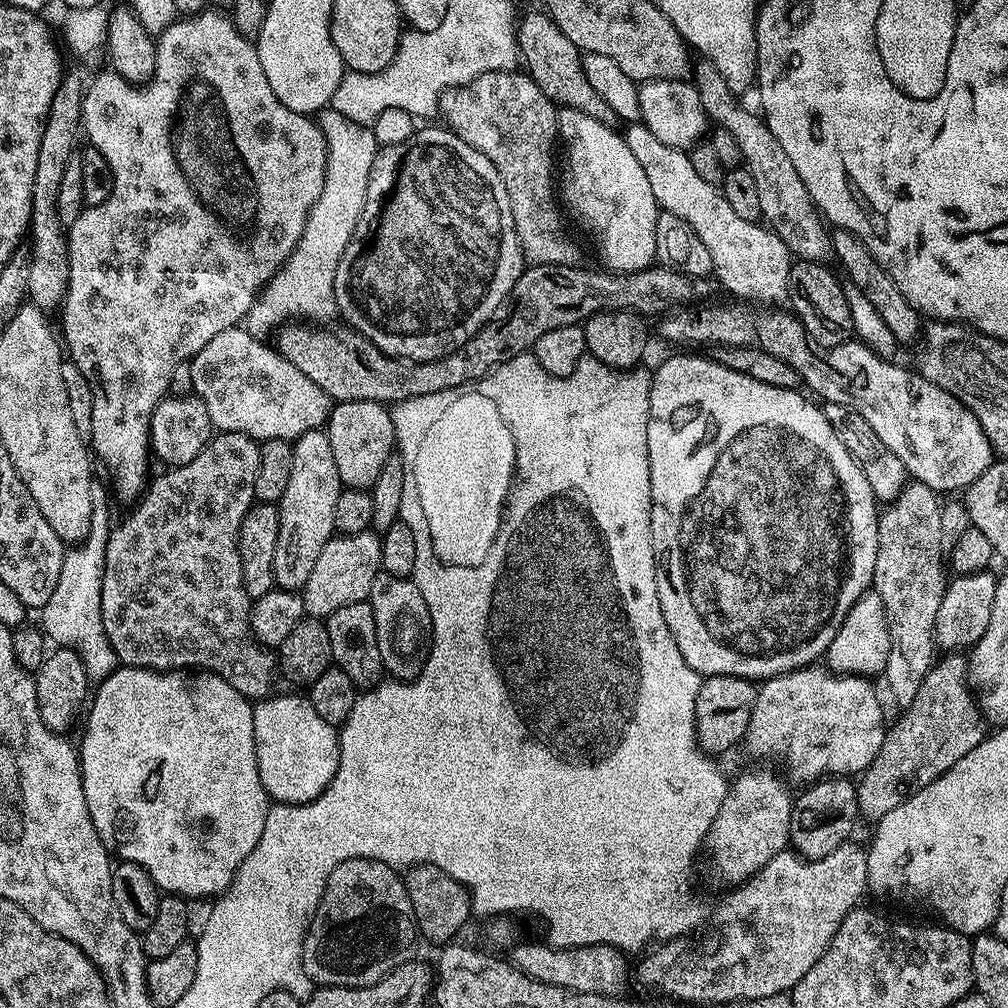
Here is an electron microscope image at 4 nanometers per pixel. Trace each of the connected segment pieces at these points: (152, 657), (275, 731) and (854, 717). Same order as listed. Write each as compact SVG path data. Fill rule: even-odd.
M220 432L213 435L207 446L190 462L177 468L169 467L157 480L155 477L145 487L143 496L131 505L132 513L121 524L119 521L108 533L106 562L102 574L102 626L106 630L106 638L110 638L110 646L121 665L130 668L153 668L156 672L203 670L221 676L223 680L230 682L230 686L234 686L234 690L238 690L238 694L248 697L253 702L263 701L273 695L272 683L275 682L276 676L278 680L278 660L252 635L254 600L248 595L244 585L244 571L240 557L240 527L252 505L257 503L254 478L258 474L259 461L260 444L251 440L246 434Z
M307 695L265 699L255 705L258 774L278 804L308 804L330 786L340 765L340 737L308 701Z
M827 666L796 668L781 676L771 676L759 685L754 714L750 714L750 726L744 735L749 754L777 756L784 760L788 767L787 775L793 781L796 779L800 786L807 786L826 776L852 778L863 774L874 762L874 758L878 758L878 750L882 750L886 731L884 708L880 705L880 696L872 683L869 677L833 672Z

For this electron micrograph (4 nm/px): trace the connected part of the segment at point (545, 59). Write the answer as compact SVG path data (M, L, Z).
M547 11L528 12L519 17L516 25L516 43L519 55L522 57L523 67L532 81L546 94L546 98L557 106L582 110L582 114L590 114L590 118L598 118L598 122L615 125L618 117L614 110L610 108L598 96L598 90L586 82L586 74L580 65L581 51L558 30L558 26L553 22Z

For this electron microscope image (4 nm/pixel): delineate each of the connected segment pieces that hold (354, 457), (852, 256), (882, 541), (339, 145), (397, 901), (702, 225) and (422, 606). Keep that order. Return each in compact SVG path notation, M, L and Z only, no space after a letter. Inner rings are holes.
M341 400L328 413L326 431L341 485L344 488L371 489L382 466L386 466L394 454L396 431L391 411L373 400Z
M836 228L832 232L832 250L835 261L839 261L848 274L846 275L847 281L858 286L858 289L866 294L867 299L871 301L871 305L878 310L879 317L890 326L890 331L894 334L898 344L906 346L915 336L917 339L922 332L920 313L914 306L910 306L908 299L898 290L894 278L890 278L890 274L886 274L886 270L882 270L882 266L876 261L874 254L870 254L870 250L866 250L864 243L844 228Z
M908 482L895 500L885 507L888 509L885 512L883 509L878 516L878 544L871 587L878 598L882 598L882 610L886 610L886 626L892 643L890 652L886 654L882 679L888 683L888 692L900 710L909 708L914 702L918 686L922 686L924 675L932 669L932 652L937 651L934 622L938 618L938 605L942 602L946 583L946 537L942 534L940 505L937 493L932 492L930 486Z
M331 106L319 113L318 123L328 143L326 182L318 202L314 202L306 218L298 246L288 261L260 289L254 306L250 306L246 327L257 338L267 337L268 331L271 333L277 326L289 322L332 322L338 316L334 278L338 262L342 262L342 254L362 214L366 186L370 182L370 170L378 148L369 126L350 121Z
M347 860L334 866L334 874L330 874L326 882L318 910L312 915L312 925L308 927L304 936L304 948L300 950L302 972L316 986L361 988L378 982L399 964L413 959L412 947L416 940L418 941L418 929L414 906L410 902L410 894L401 873L377 860Z
M632 122L625 128L628 129L623 129L622 135L626 146L630 146L634 158L638 158L638 162L642 165L642 170L650 182L650 190L654 190L657 205L665 212L678 214L678 218L685 220L690 226L690 230L694 230L694 234L698 234L698 238L702 238L706 250L710 250L712 272L718 284L718 279L720 279L721 286L736 295L733 297L743 298L745 301L755 302L760 306L783 305L780 303L788 300L788 275L792 269L794 257L782 242L782 238L778 238L778 234L773 232L771 227L740 217L731 208L730 202L726 202L723 191L717 185L706 182L706 178L701 178L698 170L694 170L692 157L687 151L666 146L650 132L644 123Z
M381 570L374 578L374 586L370 586L367 603L374 610L378 654L382 654L384 672L397 680L415 680L428 658L432 630L422 590L411 578L398 578Z

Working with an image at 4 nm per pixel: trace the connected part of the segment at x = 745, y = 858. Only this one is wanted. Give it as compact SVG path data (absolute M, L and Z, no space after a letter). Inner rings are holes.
M752 768L728 785L726 798L718 806L718 814L708 831L706 848L716 852L716 868L722 879L729 880L729 885L743 884L758 874L770 858L789 847L794 792L788 789L789 781L781 776L768 768Z

